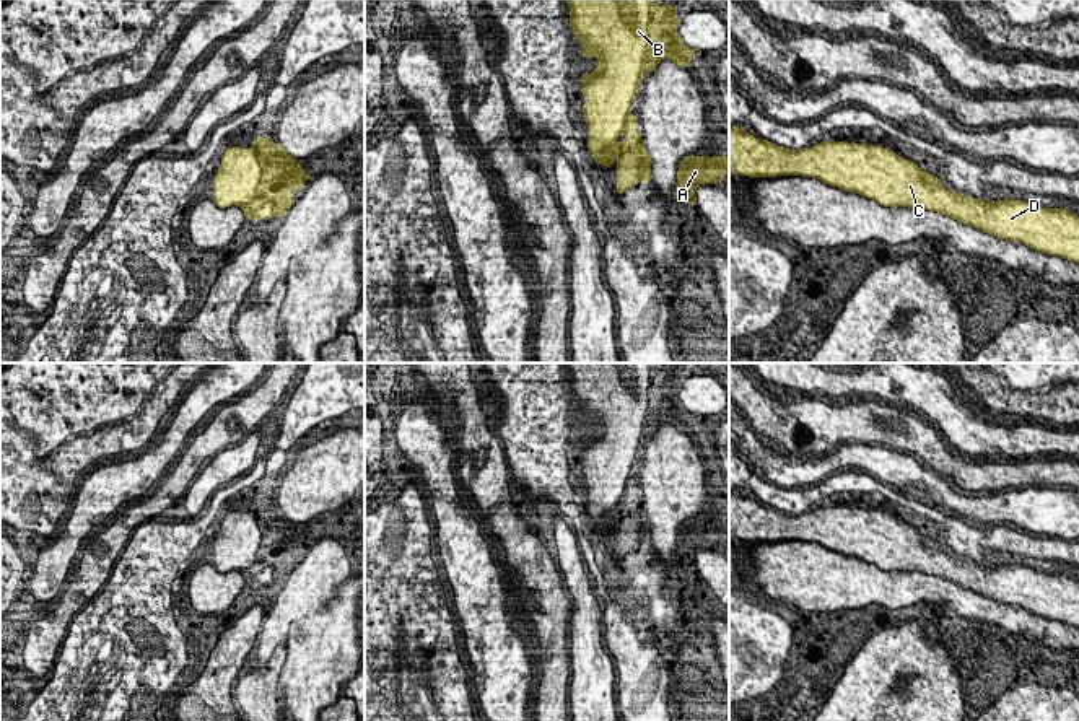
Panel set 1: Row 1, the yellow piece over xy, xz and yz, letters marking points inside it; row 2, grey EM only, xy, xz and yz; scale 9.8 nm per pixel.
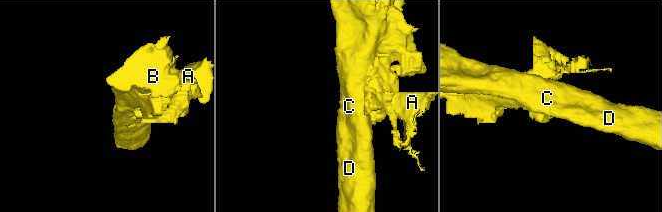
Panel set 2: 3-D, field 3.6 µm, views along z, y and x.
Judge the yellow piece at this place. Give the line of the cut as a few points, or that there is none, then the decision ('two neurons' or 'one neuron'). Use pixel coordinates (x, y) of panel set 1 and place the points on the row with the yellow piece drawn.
no cut | one neuron

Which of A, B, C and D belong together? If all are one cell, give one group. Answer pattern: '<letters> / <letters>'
A B C D

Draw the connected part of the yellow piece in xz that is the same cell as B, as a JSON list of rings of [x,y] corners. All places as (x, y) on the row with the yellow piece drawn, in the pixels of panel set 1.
[[[565,0],[570,7],[570,28],[578,39],[583,57],[597,59],[592,73],[581,76],[583,112],[588,124],[588,150],[597,164],[617,166],[617,192],[623,194],[636,182],[648,182],[651,155],[644,148],[638,127],[638,116],[631,114],[636,88],[648,72],[656,70],[662,59],[680,68],[690,63],[695,49],[684,44],[677,26],[675,5],[659,5],[653,0]]]

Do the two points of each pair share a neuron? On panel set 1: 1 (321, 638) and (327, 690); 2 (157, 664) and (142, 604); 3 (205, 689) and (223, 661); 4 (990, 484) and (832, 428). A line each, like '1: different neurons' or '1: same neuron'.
1: same neuron
2: same neuron
3: same neuron
4: same neuron

